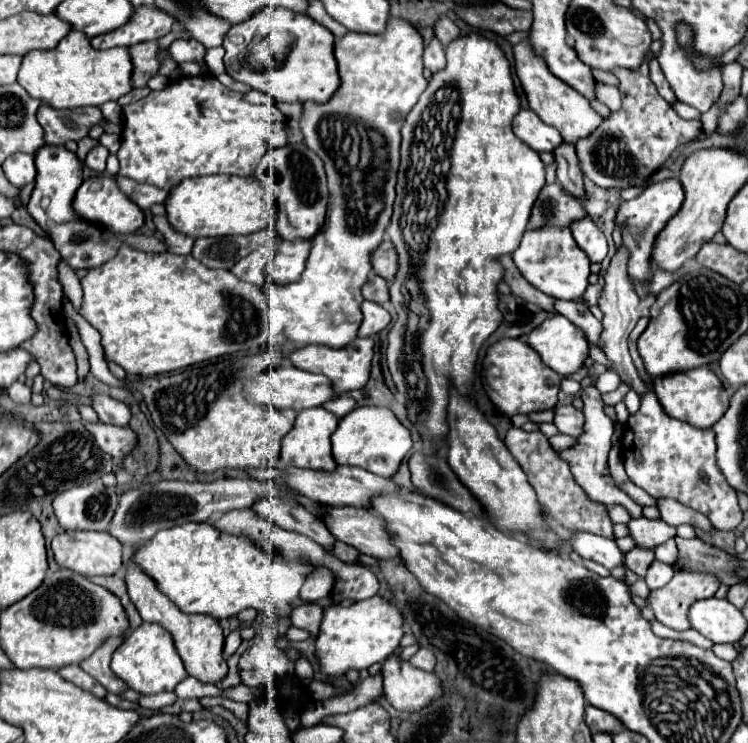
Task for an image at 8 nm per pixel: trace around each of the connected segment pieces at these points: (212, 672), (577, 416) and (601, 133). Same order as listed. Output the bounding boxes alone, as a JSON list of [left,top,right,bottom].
[[125,560,227,682],[555,406,583,436],[575,52,701,188]]

